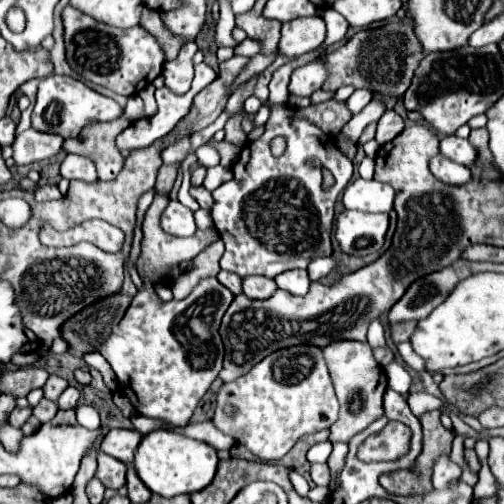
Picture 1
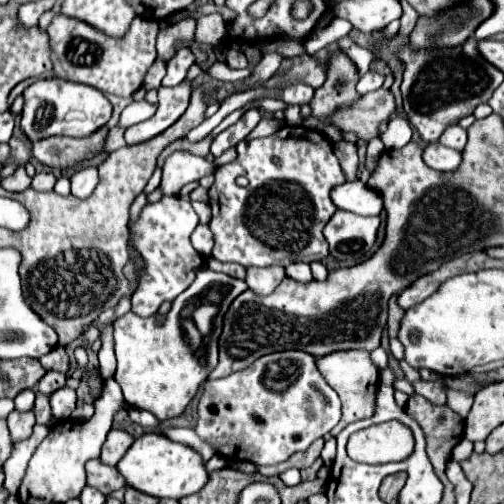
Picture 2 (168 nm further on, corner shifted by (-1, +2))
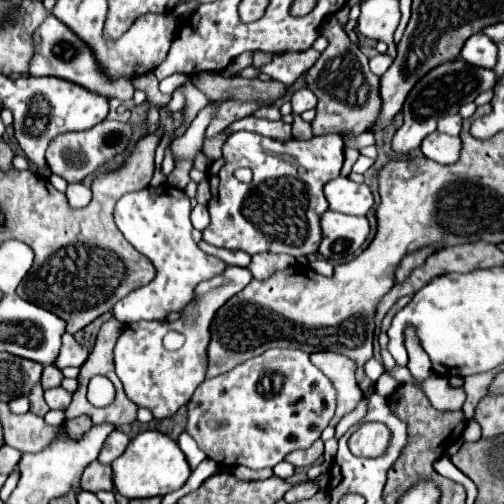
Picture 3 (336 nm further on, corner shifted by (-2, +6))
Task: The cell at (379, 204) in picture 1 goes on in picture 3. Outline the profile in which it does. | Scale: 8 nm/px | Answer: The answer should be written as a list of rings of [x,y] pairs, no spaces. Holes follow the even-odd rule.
[[[344,176],[334,178],[324,186],[324,196],[328,200],[328,208],[342,214],[366,216],[372,208],[374,198],[366,184],[356,184]]]

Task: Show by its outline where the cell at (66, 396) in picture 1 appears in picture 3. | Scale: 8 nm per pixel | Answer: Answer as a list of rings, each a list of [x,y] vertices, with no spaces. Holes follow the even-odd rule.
[[[62,386],[58,388],[50,388],[44,392],[44,398],[46,398],[46,404],[52,408],[52,410],[64,410],[68,408],[70,400],[72,400],[72,394],[66,392]]]

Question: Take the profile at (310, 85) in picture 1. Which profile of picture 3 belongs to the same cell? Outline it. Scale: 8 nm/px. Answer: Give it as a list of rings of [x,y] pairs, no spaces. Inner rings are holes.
[[[300,88],[300,90],[296,90],[294,94],[292,94],[292,110],[294,112],[298,112],[300,110],[300,114],[304,112],[304,110],[310,110],[310,108],[316,108],[316,96],[308,90],[308,88]]]

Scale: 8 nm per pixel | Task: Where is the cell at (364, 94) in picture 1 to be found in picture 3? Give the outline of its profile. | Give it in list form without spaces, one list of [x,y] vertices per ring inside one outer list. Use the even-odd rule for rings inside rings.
[[[378,54],[378,56],[370,58],[370,70],[378,76],[382,76],[390,68],[390,64],[392,64],[392,58],[388,54]]]

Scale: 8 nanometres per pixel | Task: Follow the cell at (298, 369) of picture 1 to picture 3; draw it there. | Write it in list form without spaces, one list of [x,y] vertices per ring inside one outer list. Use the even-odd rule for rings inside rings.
[[[272,348],[234,370],[204,380],[188,402],[186,432],[196,440],[198,448],[220,466],[248,466],[252,470],[272,468],[292,450],[308,448],[320,438],[336,410],[336,390],[328,378],[310,362],[306,352],[290,348]]]

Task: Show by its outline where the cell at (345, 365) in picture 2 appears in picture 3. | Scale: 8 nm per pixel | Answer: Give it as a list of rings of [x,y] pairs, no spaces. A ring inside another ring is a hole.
[[[314,352],[310,354],[310,360],[336,388],[336,414],[330,420],[330,426],[336,426],[338,420],[354,410],[356,404],[362,400],[362,390],[354,380],[356,364],[336,352]]]

